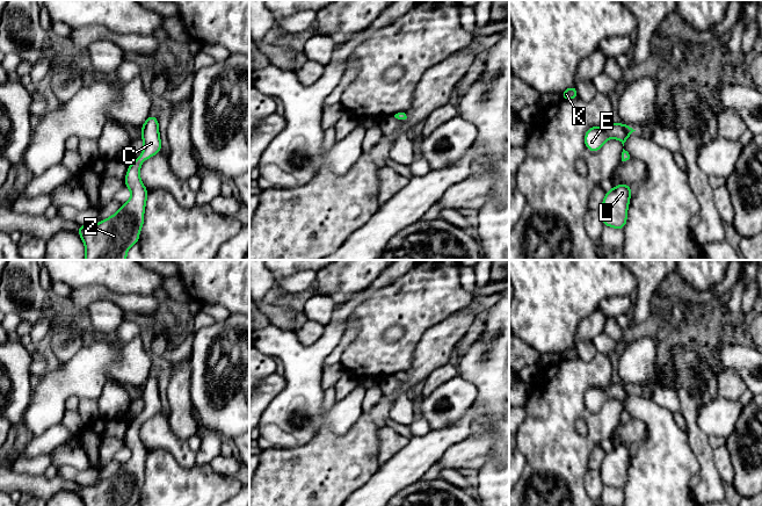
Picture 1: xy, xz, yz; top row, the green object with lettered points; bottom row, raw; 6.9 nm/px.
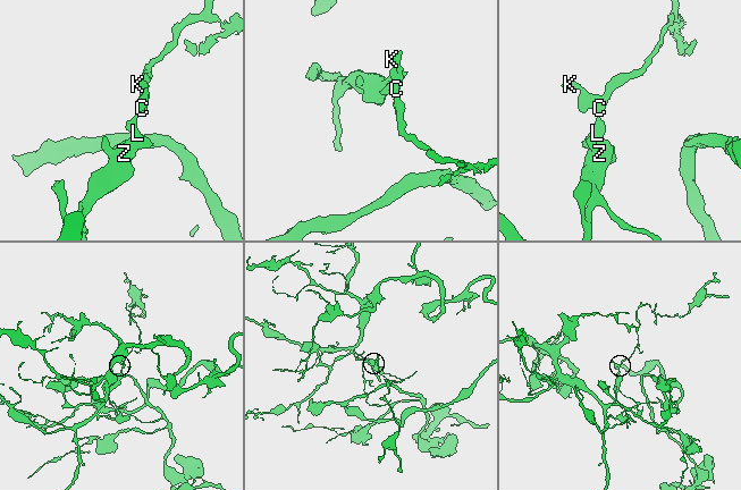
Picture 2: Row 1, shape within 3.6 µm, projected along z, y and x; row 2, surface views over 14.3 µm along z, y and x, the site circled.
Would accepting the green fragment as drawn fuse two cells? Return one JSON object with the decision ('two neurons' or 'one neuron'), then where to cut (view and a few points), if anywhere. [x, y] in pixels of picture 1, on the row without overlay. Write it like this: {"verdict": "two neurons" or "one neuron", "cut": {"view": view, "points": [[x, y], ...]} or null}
{"verdict": "one neuron", "cut": null}

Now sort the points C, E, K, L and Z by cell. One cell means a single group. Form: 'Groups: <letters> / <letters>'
Groups: C E K L Z

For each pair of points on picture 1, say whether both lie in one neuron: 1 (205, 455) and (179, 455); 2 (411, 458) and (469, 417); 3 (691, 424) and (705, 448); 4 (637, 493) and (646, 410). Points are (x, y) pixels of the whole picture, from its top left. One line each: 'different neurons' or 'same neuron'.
1: different neurons
2: same neuron
3: same neuron
4: same neuron

